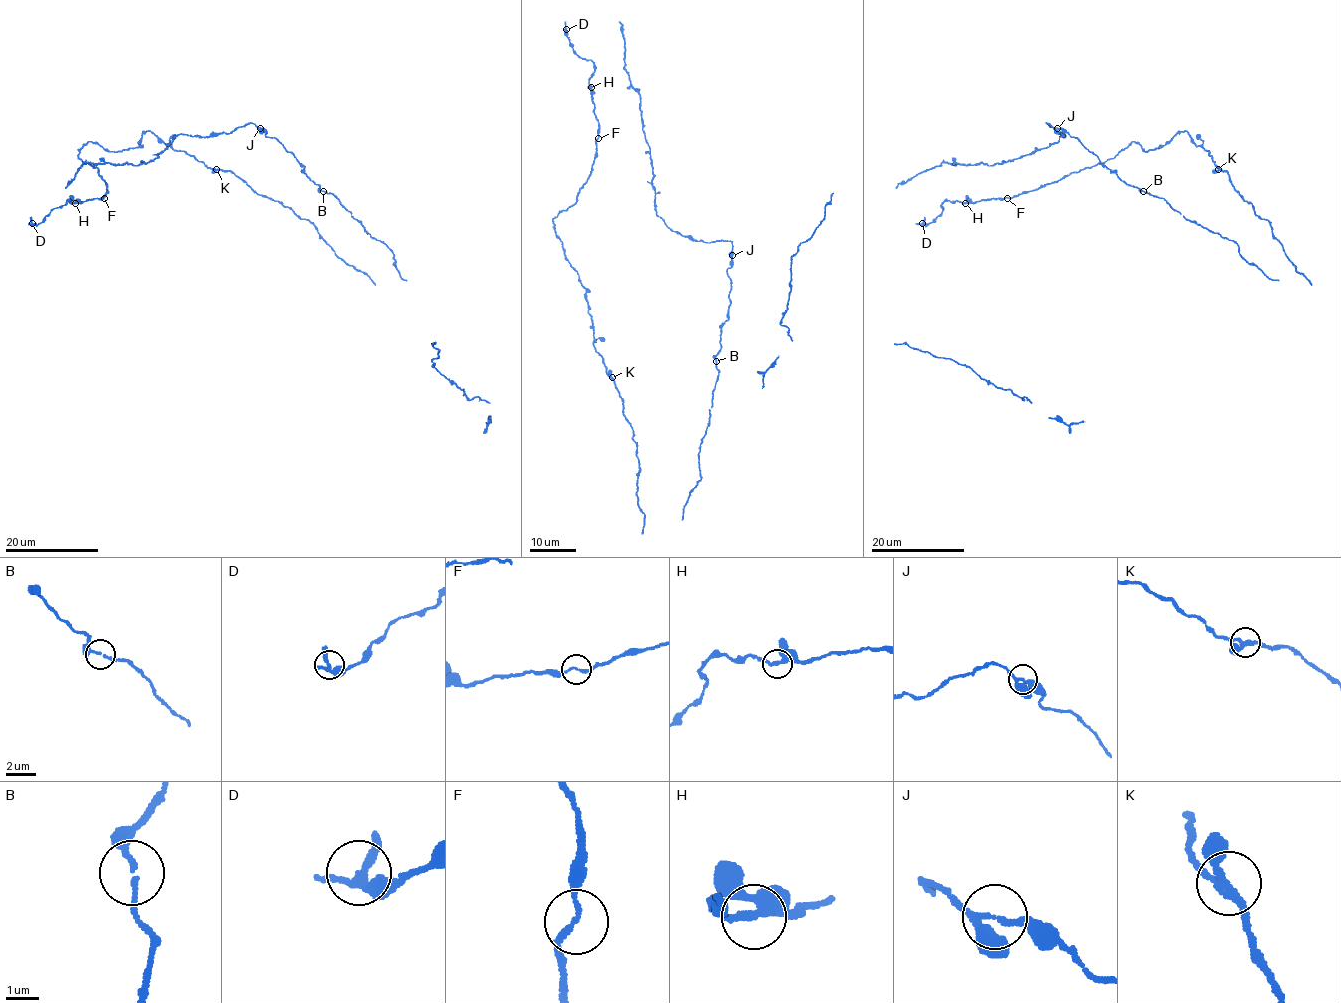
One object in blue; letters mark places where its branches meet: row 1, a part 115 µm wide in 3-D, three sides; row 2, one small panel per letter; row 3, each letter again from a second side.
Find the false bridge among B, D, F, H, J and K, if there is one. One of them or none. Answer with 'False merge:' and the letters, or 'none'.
False merge: none

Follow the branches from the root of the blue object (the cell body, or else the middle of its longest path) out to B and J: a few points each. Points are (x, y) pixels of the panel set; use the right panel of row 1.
B: (1007, 161), (1046, 148), (1062, 134), (1065, 136), (1046, 124), (1049, 123), (1077, 138), (1122, 181), (1144, 191)
J: (1007, 161), (1056, 143), (1059, 137), (1065, 136), (1060, 136), (1061, 132), (1058, 133), (1047, 123), (1056, 127)

